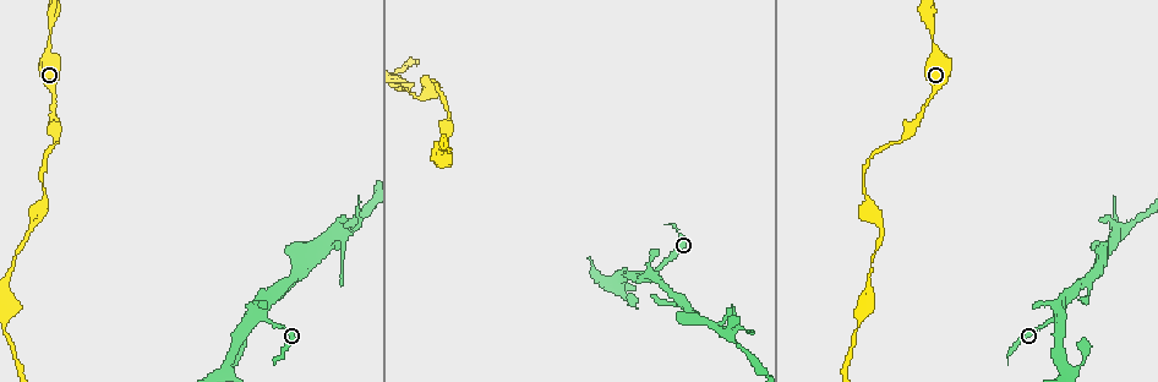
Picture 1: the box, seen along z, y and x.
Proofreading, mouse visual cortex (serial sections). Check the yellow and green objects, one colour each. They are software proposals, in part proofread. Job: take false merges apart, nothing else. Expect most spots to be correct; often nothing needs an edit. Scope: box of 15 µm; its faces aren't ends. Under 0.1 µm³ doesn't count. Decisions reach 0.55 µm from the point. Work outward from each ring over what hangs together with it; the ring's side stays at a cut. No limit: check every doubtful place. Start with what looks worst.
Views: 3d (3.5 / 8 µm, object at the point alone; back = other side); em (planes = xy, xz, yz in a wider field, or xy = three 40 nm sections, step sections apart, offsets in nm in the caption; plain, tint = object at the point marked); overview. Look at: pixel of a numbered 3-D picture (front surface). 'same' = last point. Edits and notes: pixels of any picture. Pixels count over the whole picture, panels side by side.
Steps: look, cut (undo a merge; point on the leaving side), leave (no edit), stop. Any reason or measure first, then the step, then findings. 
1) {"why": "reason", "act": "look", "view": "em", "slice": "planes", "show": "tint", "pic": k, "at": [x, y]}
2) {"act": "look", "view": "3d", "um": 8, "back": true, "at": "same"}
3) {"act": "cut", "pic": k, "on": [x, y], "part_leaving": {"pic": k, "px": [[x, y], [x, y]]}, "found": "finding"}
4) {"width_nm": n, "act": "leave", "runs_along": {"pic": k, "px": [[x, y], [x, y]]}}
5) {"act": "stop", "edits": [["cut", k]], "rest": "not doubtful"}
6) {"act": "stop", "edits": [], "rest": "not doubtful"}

{"why": "two arms in line, one across", "act": "look", "view": "3d", "um": 3.5, "pic": 1, "at": [9, 274]}

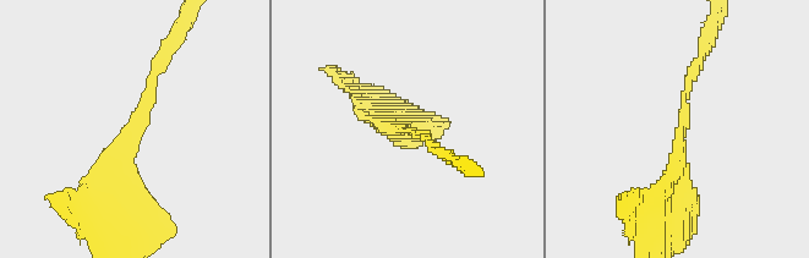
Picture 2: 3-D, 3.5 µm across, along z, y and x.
{"arms": 3, "arm_widths_nm": [150, 200, 350], "why": "need the tissue", "act": "look", "view": "em", "slice": "xy", "step": 5, "show": "tint", "pic": 2, "at": [685, 133]}

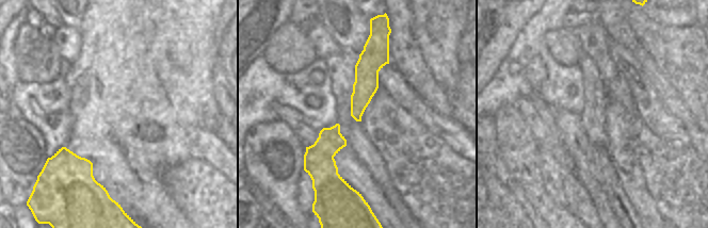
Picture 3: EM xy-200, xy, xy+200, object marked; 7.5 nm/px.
{"act": "leave", "runs_along": {"pic": 2, "px": [[164, 60], [119, 151], [130, 207]]}, "found": "continuous, no second cell"}

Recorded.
{"why": "abrupt turn", "act": "look", "view": "3d", "um": 3.5, "pic": 1, "at": [870, 302]}

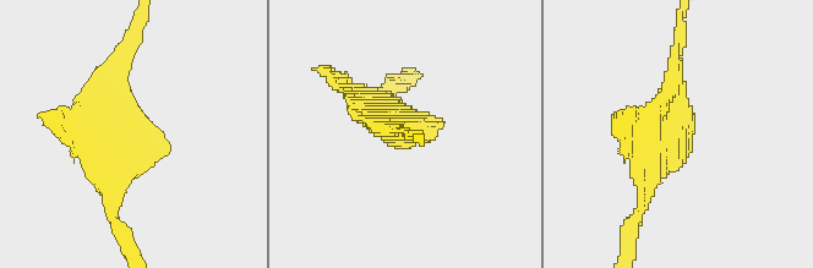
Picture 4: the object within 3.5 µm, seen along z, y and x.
{"act": "look", "view": "em", "slice": "xy", "step": 5, "show": "tint", "pic": 4, "at": [674, 136]}

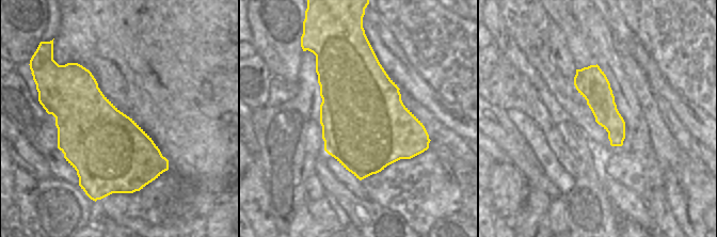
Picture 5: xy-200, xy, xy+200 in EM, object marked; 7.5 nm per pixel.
{"act": "leave", "runs_along": {"pic": 5, "px": [[592, 67], [592, 84], [619, 143]]}, "found": "continuous, no second cell"}

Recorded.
{"why": "four arms meet", "act": "look", "view": "em", "slice": "xy", "step": 3, "show": "tint", "pic": 1, "at": [1063, 368]}

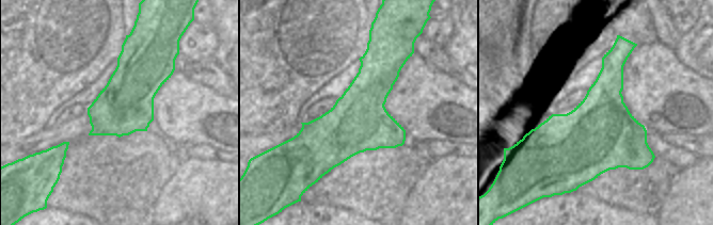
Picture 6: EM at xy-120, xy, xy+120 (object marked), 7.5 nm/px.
{"act": "look", "view": "3d", "um": 3.5, "at": "same"}

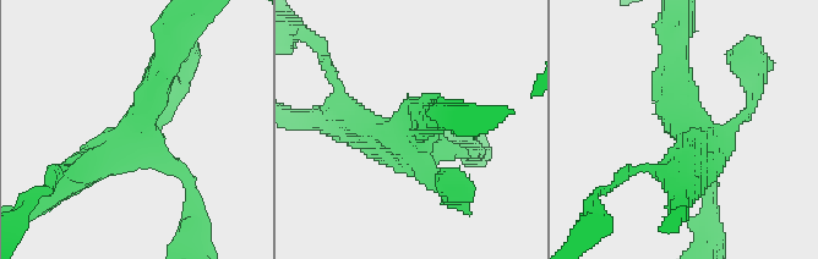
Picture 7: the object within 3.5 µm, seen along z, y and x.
{"act": "leave", "found": "all the same cell"}

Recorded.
{"act": "stop", "edits": [], "rest": "not doubtful"}

